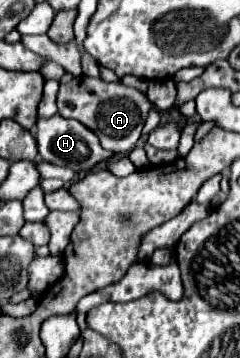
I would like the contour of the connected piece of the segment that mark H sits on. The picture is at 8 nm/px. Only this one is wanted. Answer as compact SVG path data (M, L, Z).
M53 115L49 119L37 121L37 145L39 145L39 155L45 161L53 165L61 165L61 167L71 167L75 173L89 171L97 163L109 161L115 155L111 151L105 151L99 145L99 137L91 129L87 129L83 123L75 119L65 119L61 115Z

